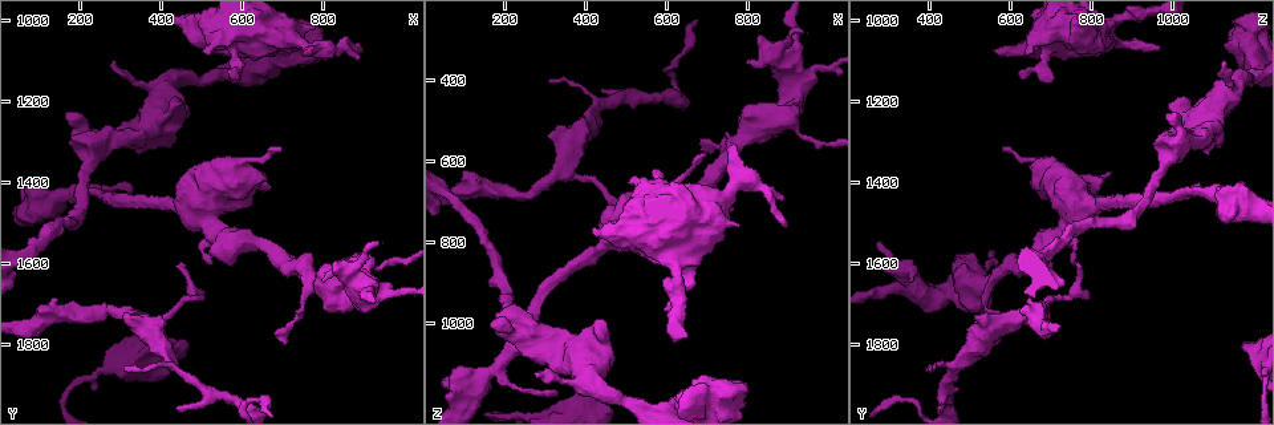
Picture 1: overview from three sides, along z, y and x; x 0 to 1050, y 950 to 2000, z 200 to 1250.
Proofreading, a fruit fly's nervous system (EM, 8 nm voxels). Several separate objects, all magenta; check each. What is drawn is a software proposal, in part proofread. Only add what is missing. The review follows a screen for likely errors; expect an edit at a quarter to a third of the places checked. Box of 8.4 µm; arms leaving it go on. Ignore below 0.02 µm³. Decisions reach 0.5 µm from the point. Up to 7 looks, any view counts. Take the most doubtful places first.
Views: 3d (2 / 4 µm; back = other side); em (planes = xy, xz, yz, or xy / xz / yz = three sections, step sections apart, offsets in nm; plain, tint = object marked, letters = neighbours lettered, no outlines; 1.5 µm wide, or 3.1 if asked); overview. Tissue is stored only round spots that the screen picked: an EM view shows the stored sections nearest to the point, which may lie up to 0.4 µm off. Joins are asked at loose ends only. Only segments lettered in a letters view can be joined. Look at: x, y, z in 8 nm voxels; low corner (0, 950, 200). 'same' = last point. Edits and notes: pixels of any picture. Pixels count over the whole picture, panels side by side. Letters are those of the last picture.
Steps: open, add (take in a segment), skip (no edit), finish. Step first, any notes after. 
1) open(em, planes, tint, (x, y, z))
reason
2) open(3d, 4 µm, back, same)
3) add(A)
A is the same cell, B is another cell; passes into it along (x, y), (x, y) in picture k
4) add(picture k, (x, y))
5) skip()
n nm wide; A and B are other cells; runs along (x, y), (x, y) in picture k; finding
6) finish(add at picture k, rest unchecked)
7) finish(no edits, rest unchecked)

open(em, planes, plain, (770, 1075, 560))
branch stops here

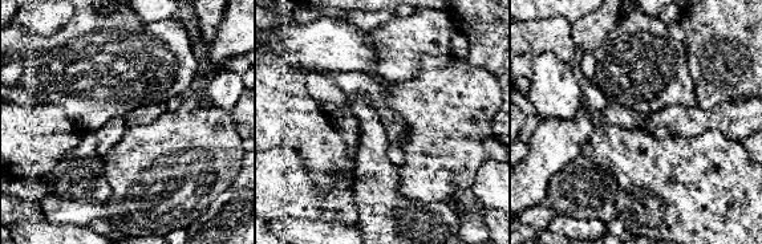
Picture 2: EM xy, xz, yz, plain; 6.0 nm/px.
open(em, planes, tint, same)

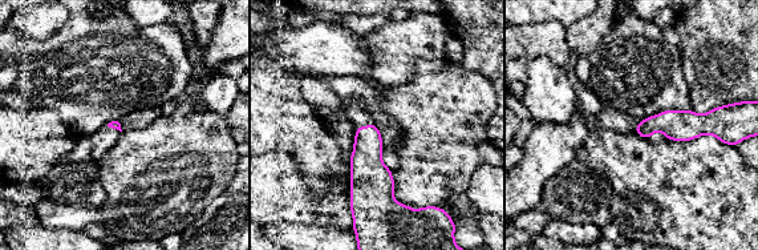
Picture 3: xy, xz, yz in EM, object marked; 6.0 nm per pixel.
open(em, planes, letters, same)
see the neighbours

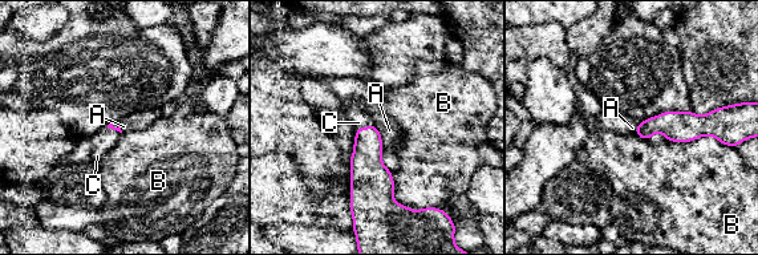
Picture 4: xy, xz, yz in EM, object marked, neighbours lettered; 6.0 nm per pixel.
add(C)
C is the same cell, A and B are other cells; passes into it along (367, 169), (364, 128), (356, 113) in picture 4; it goes on there

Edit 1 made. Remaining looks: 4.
open(3d, 4 µm, (275, 1105, 1120))
tapers out

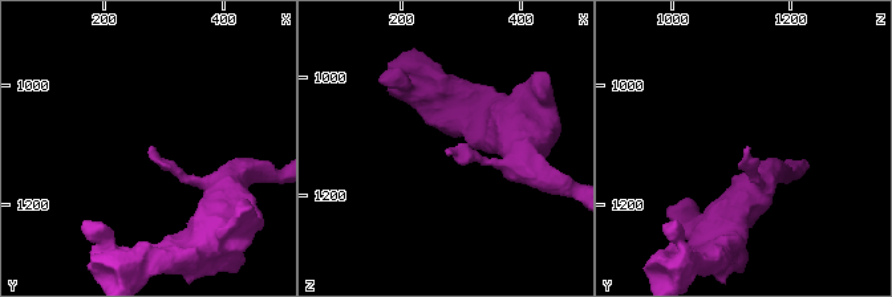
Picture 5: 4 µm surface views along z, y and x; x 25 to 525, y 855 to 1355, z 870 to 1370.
open(em, xy, step 8, letters, (275, 1110, 1125))
need the tissue

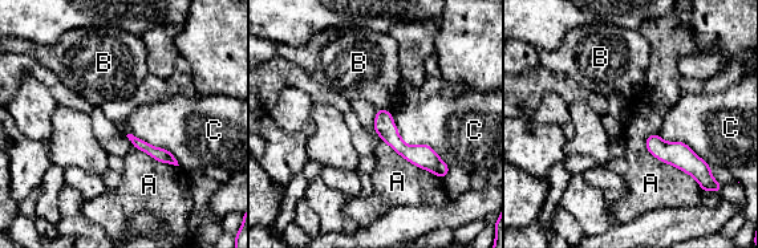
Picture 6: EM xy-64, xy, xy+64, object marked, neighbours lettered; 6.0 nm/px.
open(em, planes, letters, same)

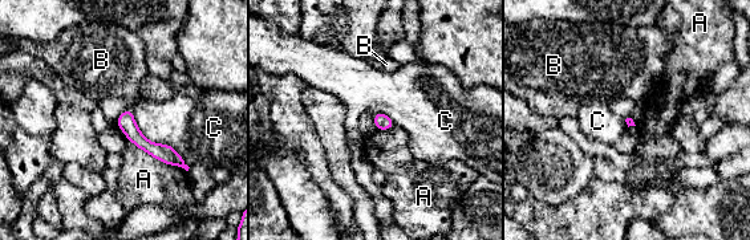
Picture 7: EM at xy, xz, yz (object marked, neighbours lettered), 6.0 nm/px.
skip()
A, B and C are other cells; no lettered segment goes on from it

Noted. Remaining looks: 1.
open(em, planes, letters, (325, 1430, 1170))
branch stops here

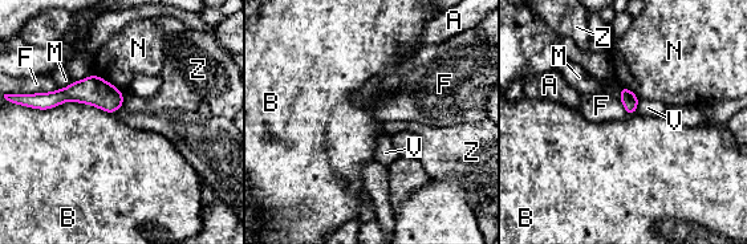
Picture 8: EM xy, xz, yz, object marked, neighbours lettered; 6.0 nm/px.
skip()
A, B, F, M, N, V and Z are other cells; border along (25, 105), (78, 101), (110, 113) in picture 8; no lettered segment goes on from it

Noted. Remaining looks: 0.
finish(add at picture 4, rest unchecked)

